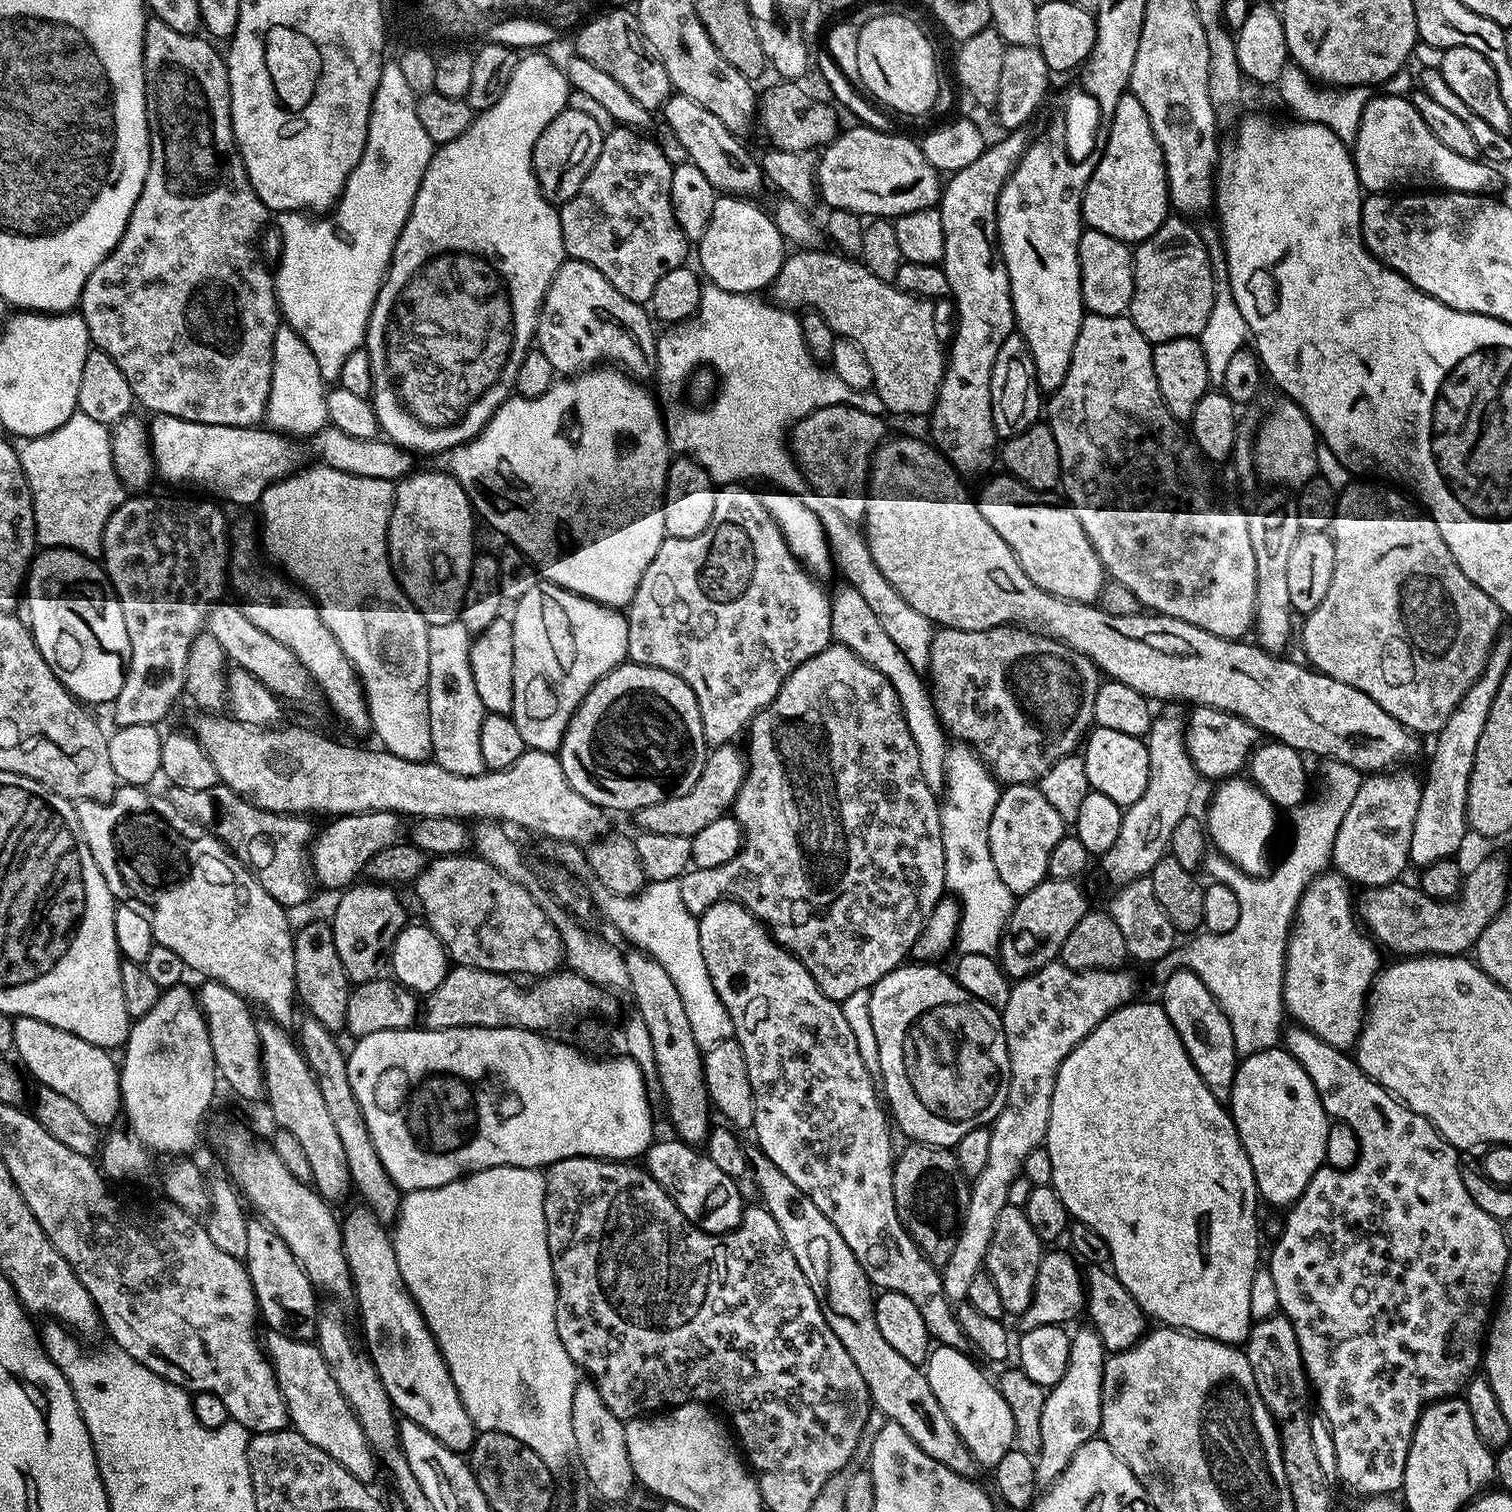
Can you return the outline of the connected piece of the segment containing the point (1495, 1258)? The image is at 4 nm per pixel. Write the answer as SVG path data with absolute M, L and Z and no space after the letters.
M1289 1023L1283 1029L1282 1047L1294 1057L1298 1066L1302 1066L1302 1070L1306 1070L1306 1074L1310 1074L1310 1082L1314 1082L1314 1090L1318 1090L1318 1098L1329 1117L1346 1121L1358 1134L1360 1161L1344 1172L1327 1166L1319 1168L1314 1178L1310 1178L1310 1186L1306 1186L1296 1203L1287 1209L1288 1217L1283 1217L1280 1235L1275 1237L1273 1243L1276 1245L1272 1248L1272 1261L1268 1264L1272 1271L1272 1288L1280 1303L1279 1311L1294 1326L1304 1373L1308 1375L1308 1383L1314 1393L1315 1407L1316 1404L1320 1407L1328 1423L1328 1432L1332 1435L1332 1452L1336 1455L1337 1474L1344 1479L1345 1486L1357 1492L1360 1498L1396 1494L1404 1487L1410 1442L1424 1409L1435 1400L1459 1397L1481 1367L1486 1333L1494 1315L1494 1297L1502 1287L1504 1271L1510 1262L1510 1242L1504 1237L1503 1223L1490 1218L1490 1214L1486 1214L1486 1210L1482 1210L1482 1206L1478 1206L1478 1202L1474 1202L1474 1198L1470 1198L1466 1191L1460 1173L1461 1153L1426 1118L1410 1110L1381 1084L1371 1080L1345 1049L1322 1042L1318 1034L1306 1030L1298 1023Z

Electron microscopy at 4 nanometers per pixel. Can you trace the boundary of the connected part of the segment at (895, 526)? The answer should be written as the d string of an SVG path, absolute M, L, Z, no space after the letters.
M912 436L888 438L871 456L870 484L872 480L876 496L867 497L862 531L870 558L874 558L874 566L882 570L886 582L933 625L954 630L990 630L1003 624L1030 628L1086 654L1105 677L1138 690L1138 694L1148 697L1149 701L1183 702L1188 706L1226 710L1232 716L1246 718L1259 733L1264 735L1265 732L1268 735L1265 737L1273 741L1296 748L1309 757L1337 760L1363 774L1395 769L1400 759L1408 760L1419 750L1420 744L1416 741L1419 739L1386 714L1374 698L1362 694L1362 690L1346 686L1346 682L1338 682L1303 663L1283 660L1283 655L1268 652L1255 642L1218 638L1198 626L1190 626L1190 622L1169 616L1115 617L1095 603L1079 604L1046 594L1046 590L1026 578L1026 570L1022 570L1010 546L1002 542L1002 534L982 518L979 503L975 499L967 500L961 473L939 448L924 440L915 440Z

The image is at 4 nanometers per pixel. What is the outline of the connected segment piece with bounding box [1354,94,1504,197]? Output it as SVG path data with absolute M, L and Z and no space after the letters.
M1373 95L1362 114L1356 138L1354 171L1360 178L1361 189L1368 194L1384 194L1395 189L1392 188L1395 184L1408 184L1411 180L1420 184L1425 180L1428 183L1425 185L1436 190L1495 197L1504 184L1499 167L1480 158L1462 158L1462 154L1454 154L1454 150L1442 146L1430 134L1430 126L1422 122L1422 114L1418 114L1408 96Z

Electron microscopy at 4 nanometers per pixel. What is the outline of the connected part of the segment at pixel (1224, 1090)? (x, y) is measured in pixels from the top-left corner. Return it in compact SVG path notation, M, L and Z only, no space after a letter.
M1179 967L1167 973L1168 981L1164 984L1162 1003L1174 1030L1178 1030L1178 1038L1182 1038L1182 1046L1186 1046L1186 1054L1190 1054L1190 1062L1194 1062L1194 1070L1202 1074L1202 1082L1210 1086L1210 1094L1224 1102L1232 1095L1238 1057L1234 1046L1234 1030L1230 1030L1230 1022L1224 1011L1218 1006L1214 994L1206 990L1206 982L1198 978L1186 967Z

